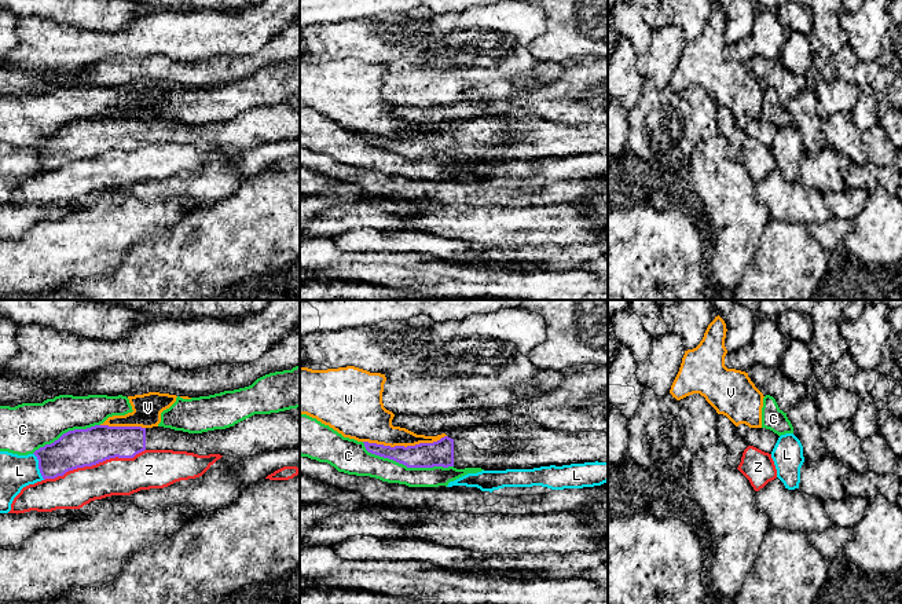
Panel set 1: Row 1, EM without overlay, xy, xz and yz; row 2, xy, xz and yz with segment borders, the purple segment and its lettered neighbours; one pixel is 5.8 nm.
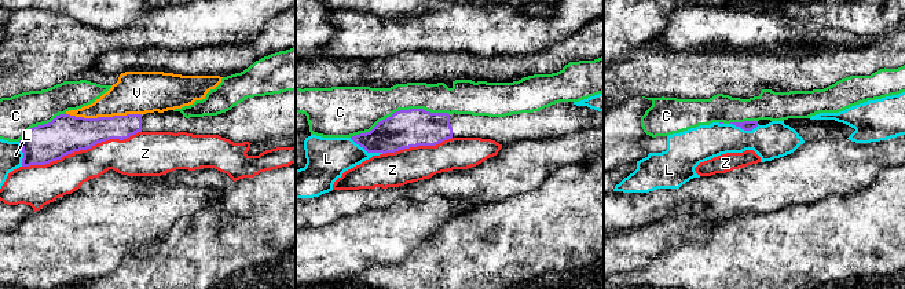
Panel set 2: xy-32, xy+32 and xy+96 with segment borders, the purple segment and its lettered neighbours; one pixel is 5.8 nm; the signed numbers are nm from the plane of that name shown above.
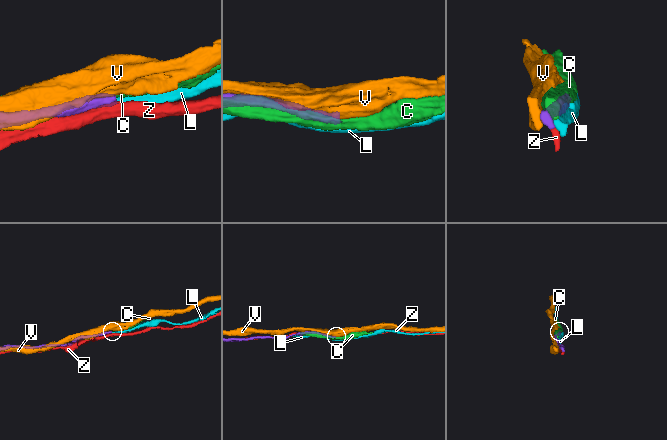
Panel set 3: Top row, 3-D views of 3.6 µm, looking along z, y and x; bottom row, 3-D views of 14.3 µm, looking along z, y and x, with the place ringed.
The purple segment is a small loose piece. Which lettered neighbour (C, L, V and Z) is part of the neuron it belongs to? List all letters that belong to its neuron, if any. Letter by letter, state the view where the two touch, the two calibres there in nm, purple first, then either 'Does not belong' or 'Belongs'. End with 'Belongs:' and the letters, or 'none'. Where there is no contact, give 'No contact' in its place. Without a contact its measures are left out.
C: Touches purple in xz. Thickness 150 nm (purple) against 140 nm. Does not belong
L: Touches purple in xy. Thickness 220 nm (purple) against 190 nm. Does not belong
V: Touches purple in xz. Thickness 150 nm (purple) against 240 nm. Does not belong
Z: Touches purple in xy. Thickness 220 nm (purple) against 220 nm. Does not belong
Belongs: none

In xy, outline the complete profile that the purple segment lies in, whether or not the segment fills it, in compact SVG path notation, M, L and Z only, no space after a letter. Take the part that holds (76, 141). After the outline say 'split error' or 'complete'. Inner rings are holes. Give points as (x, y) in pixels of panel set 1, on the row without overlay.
M300 99L271 106L254 106L234 118L202 125L164 118L95 117L69 122L33 146L38 151L38 161L45 172L110 150L133 150L144 142L243 150L294 139L300 139Z; split error

